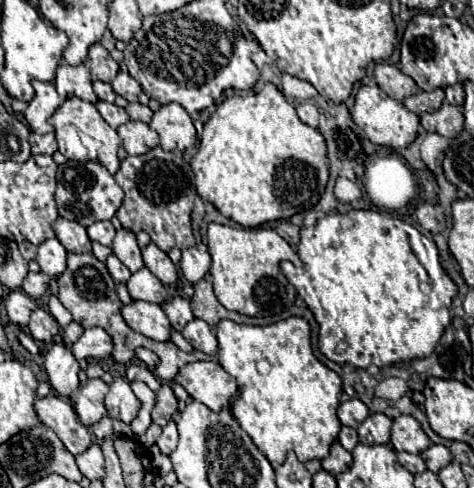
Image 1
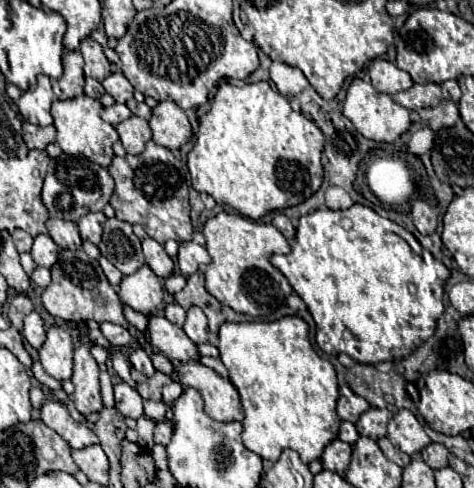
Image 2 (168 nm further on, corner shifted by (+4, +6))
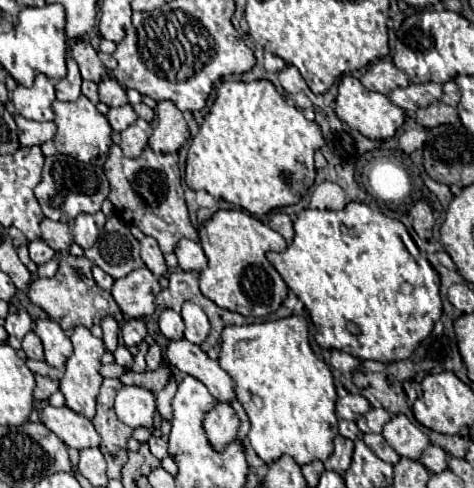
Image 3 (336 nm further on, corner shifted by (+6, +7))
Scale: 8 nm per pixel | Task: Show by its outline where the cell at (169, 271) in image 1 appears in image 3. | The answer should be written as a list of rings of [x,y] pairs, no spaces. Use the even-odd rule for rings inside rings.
[[[145,237],[141,241],[141,259],[145,261],[145,265],[149,267],[149,271],[155,275],[155,277],[161,277],[167,273],[167,265],[165,265],[165,259],[163,259],[163,253],[157,245],[157,241],[153,237]]]

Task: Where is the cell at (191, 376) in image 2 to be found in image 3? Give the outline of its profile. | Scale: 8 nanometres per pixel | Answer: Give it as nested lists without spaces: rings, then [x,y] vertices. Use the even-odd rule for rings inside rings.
[[[217,401],[215,407],[207,411],[203,427],[207,431],[207,437],[209,437],[211,445],[219,451],[237,437],[239,417],[227,401]]]

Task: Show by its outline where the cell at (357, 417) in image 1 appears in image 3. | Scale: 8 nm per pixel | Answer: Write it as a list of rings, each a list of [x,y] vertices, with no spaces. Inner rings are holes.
[[[347,393],[345,397],[337,399],[337,417],[357,421],[361,415],[365,415],[371,409],[369,401],[363,395]]]

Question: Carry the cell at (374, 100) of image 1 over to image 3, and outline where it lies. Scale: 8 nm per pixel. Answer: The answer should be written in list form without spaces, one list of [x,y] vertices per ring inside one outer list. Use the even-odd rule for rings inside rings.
[[[345,75],[339,83],[339,95],[335,99],[337,107],[335,113],[341,121],[345,121],[349,127],[357,129],[361,135],[365,135],[367,139],[375,141],[375,139],[389,139],[395,135],[395,131],[403,125],[405,121],[405,111],[397,105],[393,105],[387,95],[383,93],[373,93],[369,89],[365,89],[361,85],[359,79],[355,79],[353,75]]]

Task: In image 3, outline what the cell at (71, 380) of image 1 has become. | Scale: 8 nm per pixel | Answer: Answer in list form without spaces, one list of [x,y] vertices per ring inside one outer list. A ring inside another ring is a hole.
[[[43,319],[43,321],[37,321],[35,323],[35,333],[43,341],[45,361],[51,367],[61,369],[65,365],[65,361],[73,353],[73,345],[71,345],[69,337],[63,333],[61,325],[57,321],[53,321],[53,319]]]

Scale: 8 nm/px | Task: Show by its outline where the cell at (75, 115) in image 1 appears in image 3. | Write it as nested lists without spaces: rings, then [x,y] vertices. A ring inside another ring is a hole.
[[[81,95],[73,103],[55,101],[53,103],[53,113],[55,113],[55,125],[57,125],[57,133],[53,137],[53,143],[55,143],[57,151],[63,153],[63,155],[71,155],[77,161],[85,161],[85,163],[93,163],[93,165],[101,167],[105,163],[109,147],[113,143],[111,141],[113,129],[111,129],[107,117],[101,115],[97,111],[97,107],[85,95]]]

